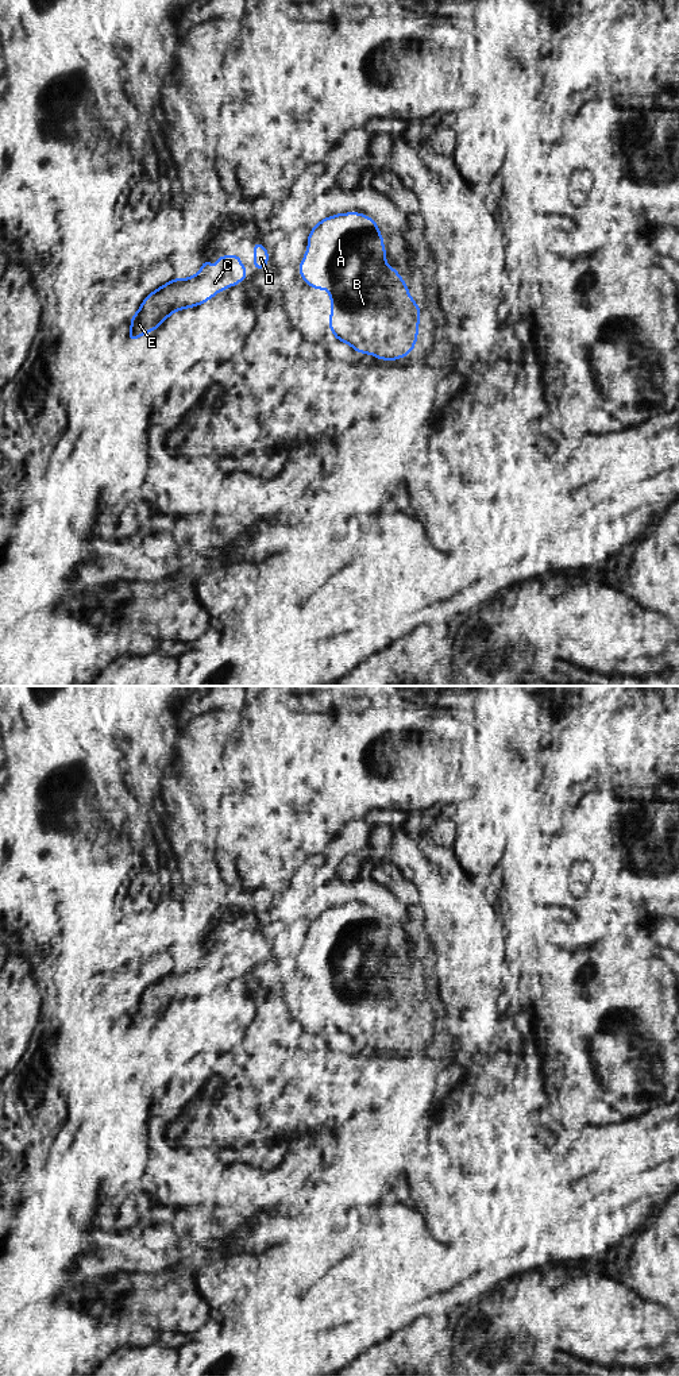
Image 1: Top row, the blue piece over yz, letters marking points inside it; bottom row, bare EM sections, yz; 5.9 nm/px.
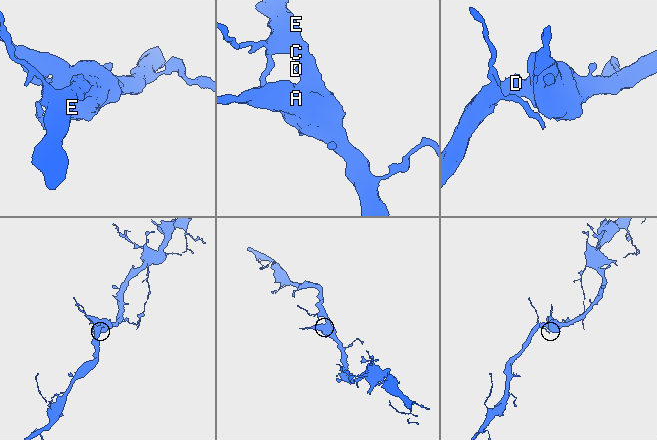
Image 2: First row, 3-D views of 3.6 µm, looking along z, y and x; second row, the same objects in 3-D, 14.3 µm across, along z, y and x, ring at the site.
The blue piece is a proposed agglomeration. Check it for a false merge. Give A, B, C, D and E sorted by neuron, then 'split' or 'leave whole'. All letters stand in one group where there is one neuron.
A B C D E; leave whole

